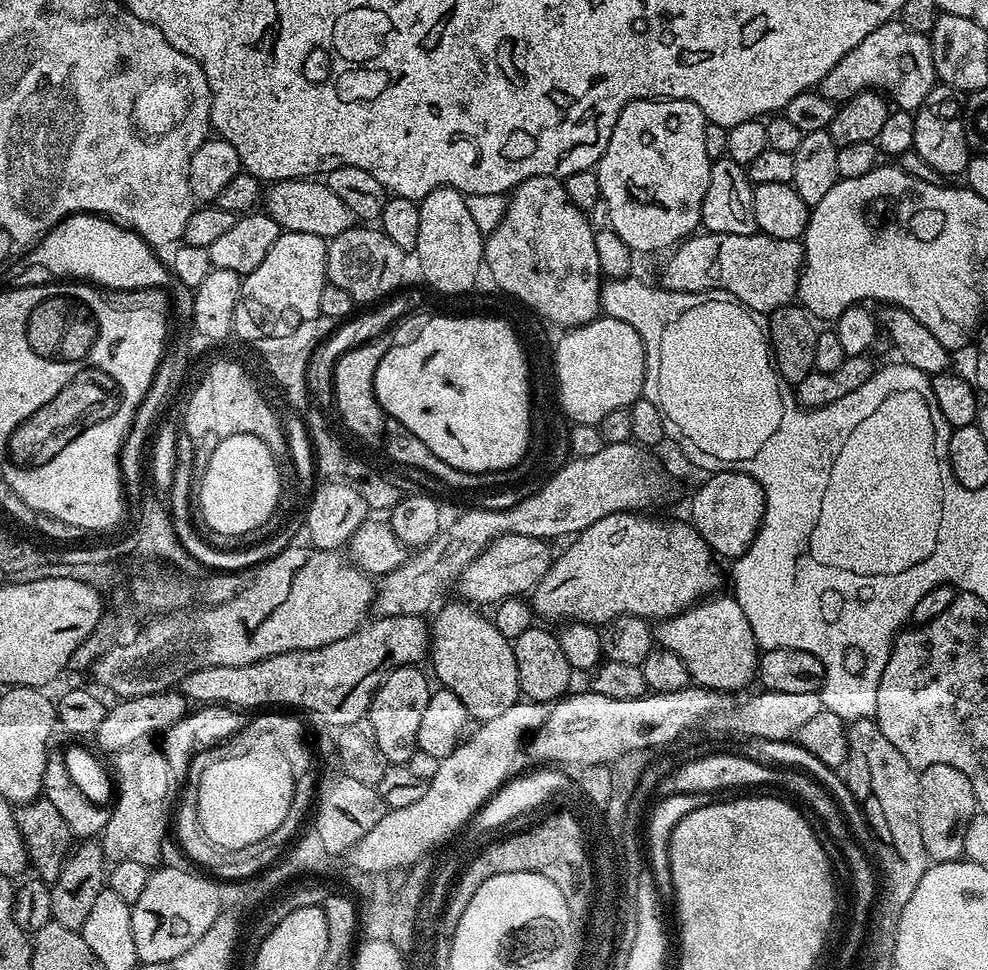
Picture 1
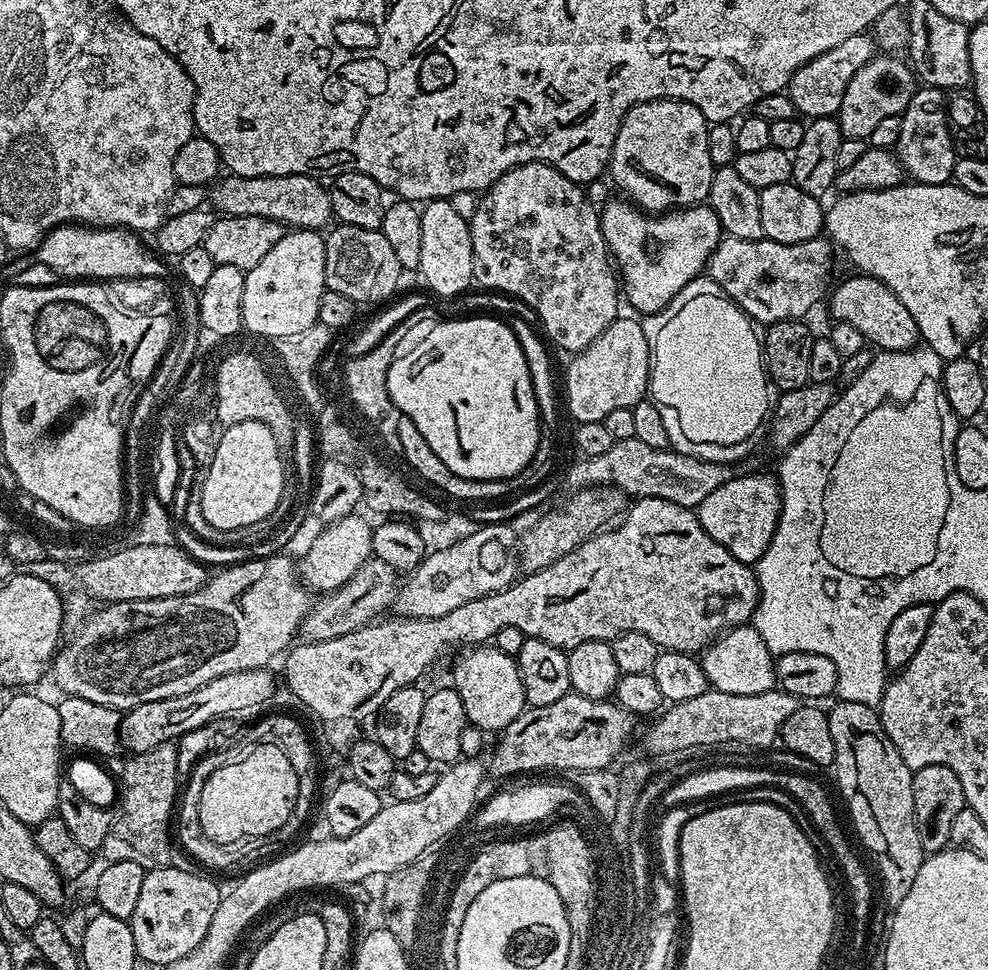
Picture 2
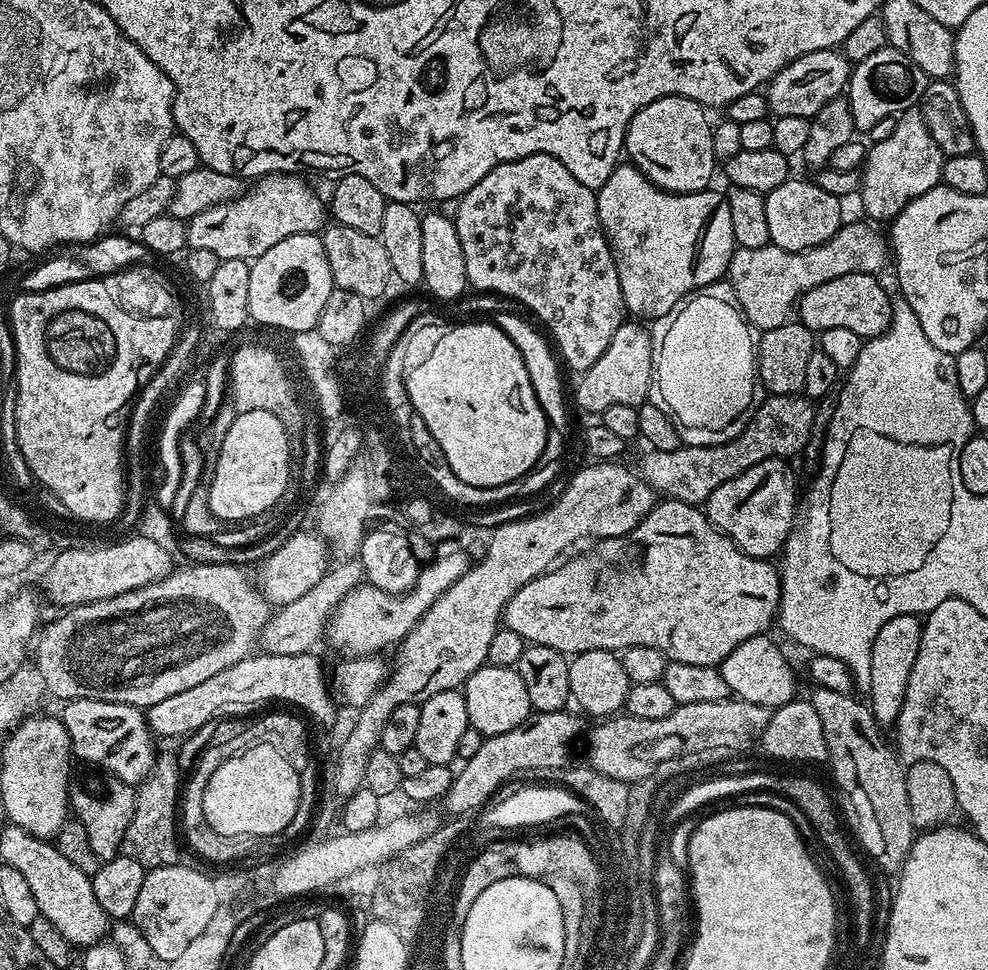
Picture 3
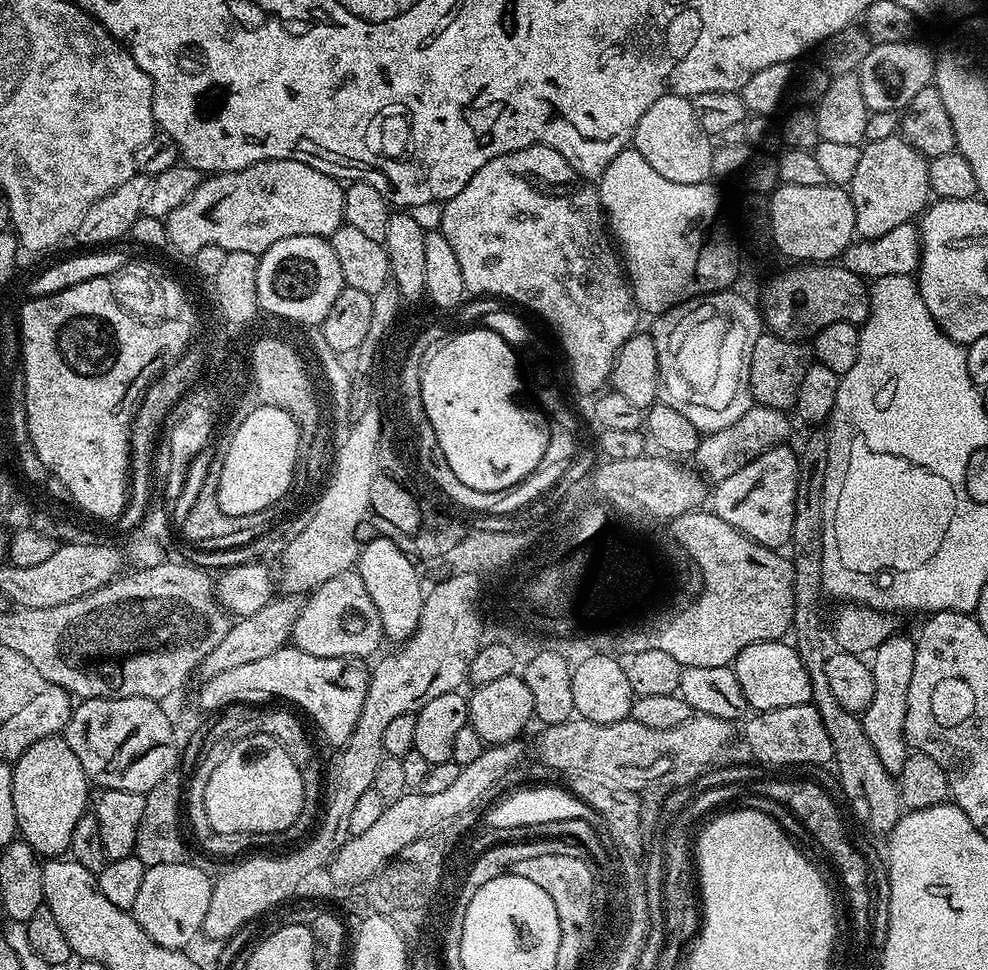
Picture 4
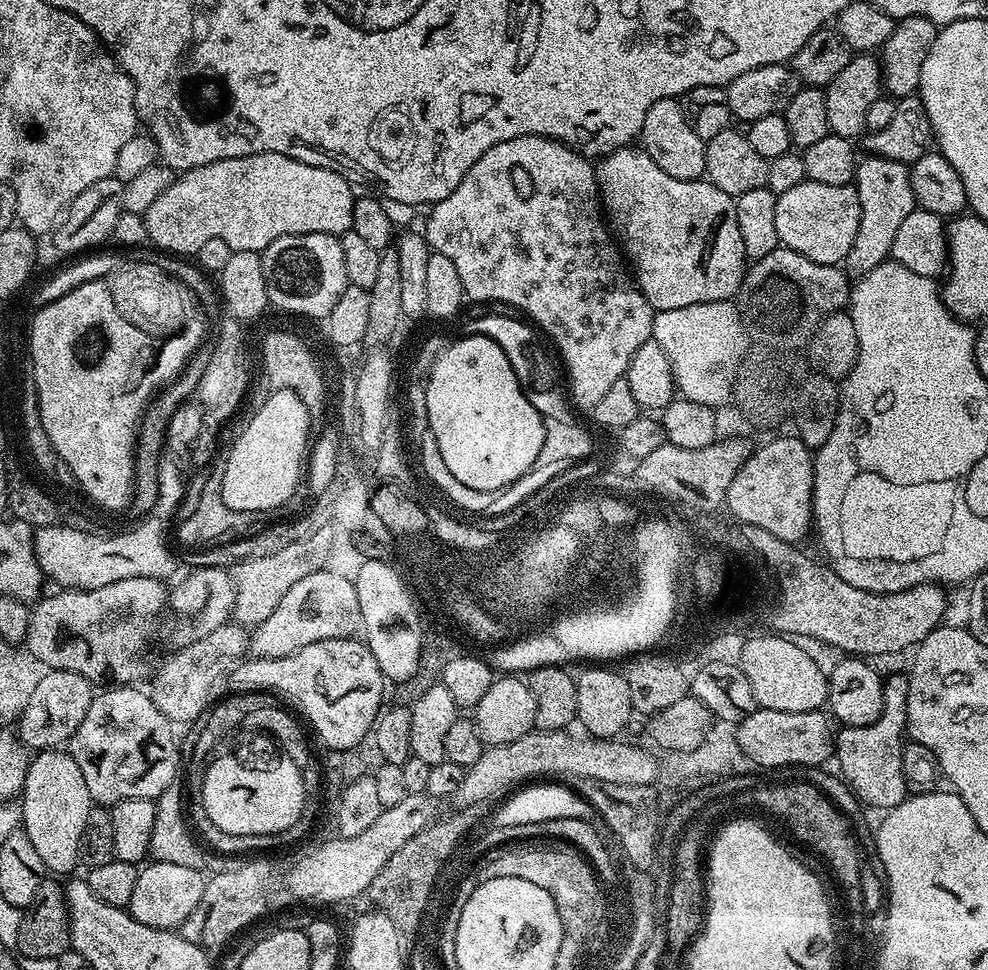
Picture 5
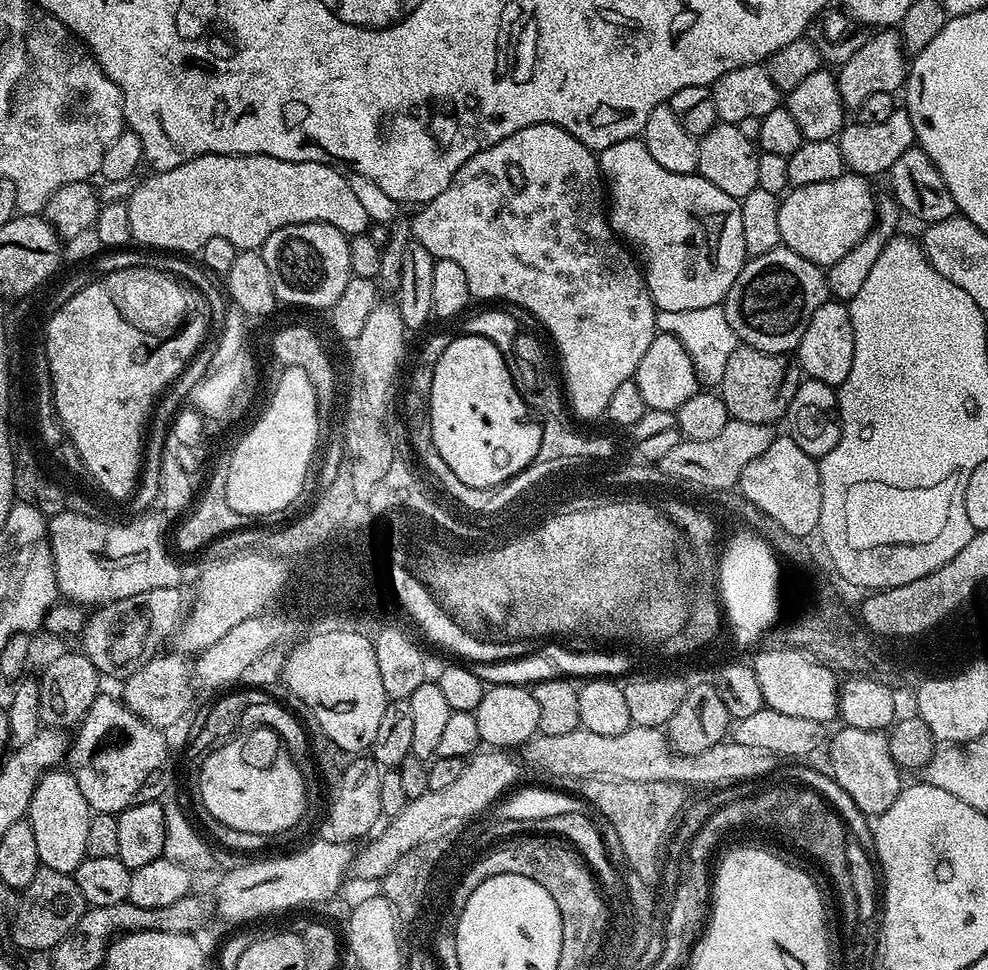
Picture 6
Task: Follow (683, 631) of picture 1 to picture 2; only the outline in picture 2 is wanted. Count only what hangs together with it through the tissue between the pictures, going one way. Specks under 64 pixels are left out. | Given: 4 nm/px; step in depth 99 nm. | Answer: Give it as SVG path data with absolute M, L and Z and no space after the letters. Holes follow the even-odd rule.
M751 623L717 636L704 649L699 661L709 685L715 691L726 694L762 694L777 687L773 654Z

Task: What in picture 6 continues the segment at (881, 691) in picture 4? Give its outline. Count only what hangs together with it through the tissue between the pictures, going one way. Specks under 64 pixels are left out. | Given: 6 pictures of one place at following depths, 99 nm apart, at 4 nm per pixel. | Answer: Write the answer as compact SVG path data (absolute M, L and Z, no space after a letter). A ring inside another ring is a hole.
M845 727L839 731L833 740L831 737L826 748L828 760L832 763L830 775L838 782L838 786L842 786L842 790L846 790L846 794L850 794L858 810L862 810L869 818L878 817L894 806L894 798L898 798L902 787L902 770L890 754L887 735L884 732L863 732Z

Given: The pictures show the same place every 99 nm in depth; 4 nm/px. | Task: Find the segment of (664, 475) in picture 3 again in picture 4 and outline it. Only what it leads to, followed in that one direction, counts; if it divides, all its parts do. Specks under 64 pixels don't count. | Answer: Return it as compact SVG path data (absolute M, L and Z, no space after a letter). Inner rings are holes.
M761 404L745 407L742 418L738 418L738 422L730 422L730 426L717 432L709 432L701 439L694 457L694 463L697 464L695 467L712 482L730 478L730 474L738 474L742 466L766 454L766 450L789 443L788 435L792 432L792 424L788 418L790 418L788 412L779 412Z

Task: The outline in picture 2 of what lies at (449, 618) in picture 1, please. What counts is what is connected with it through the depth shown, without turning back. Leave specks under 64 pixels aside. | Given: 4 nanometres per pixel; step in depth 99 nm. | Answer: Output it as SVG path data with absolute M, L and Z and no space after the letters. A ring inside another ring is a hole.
M476 646L452 668L451 687L462 698L465 721L473 728L480 728L485 734L499 734L504 731L518 714L525 710L522 678L515 659L494 646Z

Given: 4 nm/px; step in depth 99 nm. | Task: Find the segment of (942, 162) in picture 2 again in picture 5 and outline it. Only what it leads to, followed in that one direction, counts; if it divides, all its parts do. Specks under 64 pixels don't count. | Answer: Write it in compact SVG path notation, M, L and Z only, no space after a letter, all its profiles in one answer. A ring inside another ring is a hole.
M871 154L865 155L865 157L865 160L863 157L857 163L854 181L858 202L860 203L858 234L854 234L854 246L850 246L850 254L846 254L846 258L842 261L843 267L856 278L870 274L870 270L874 270L874 266L883 264L885 260L891 257L894 237L898 235L898 229L902 226L902 221L918 206L908 177L909 165Z

